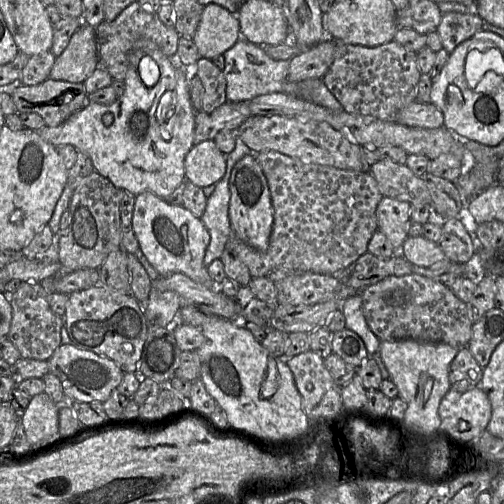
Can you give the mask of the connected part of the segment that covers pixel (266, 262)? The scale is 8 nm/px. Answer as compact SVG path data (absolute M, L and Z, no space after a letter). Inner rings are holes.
M261 151L255 156L267 179L274 210L269 244L266 250L257 250L242 241L233 231L225 246L225 249L234 250L235 255L246 264L252 278L268 276L274 270L309 271L337 276L367 252L369 241L378 229L377 207L383 198L369 171L303 163L277 151Z

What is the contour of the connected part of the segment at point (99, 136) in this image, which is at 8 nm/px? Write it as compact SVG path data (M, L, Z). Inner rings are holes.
M140 39L137 47L128 53L130 68L125 78L124 94L111 105L102 105L89 101L80 111L56 127L44 126L37 134L58 147L63 144L74 146L79 152L88 155L94 170L109 179L117 188L132 195L151 192L157 197L166 199L185 180L185 157L194 143L195 110L190 93L190 75L192 68L175 63L172 56L166 56L158 46L149 39ZM144 57L153 58L159 65L161 76L153 86L147 86L141 77L139 64Z

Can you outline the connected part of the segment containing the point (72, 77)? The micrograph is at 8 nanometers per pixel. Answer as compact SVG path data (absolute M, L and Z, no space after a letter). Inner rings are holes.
M82 24L72 35L66 49L56 57L49 79L83 83L99 67L95 27Z

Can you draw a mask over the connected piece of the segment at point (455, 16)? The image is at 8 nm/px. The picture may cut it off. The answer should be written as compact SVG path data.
M448 12L443 14L436 31L441 38L443 49L450 54L459 44L482 30L483 24L483 19L475 12Z

